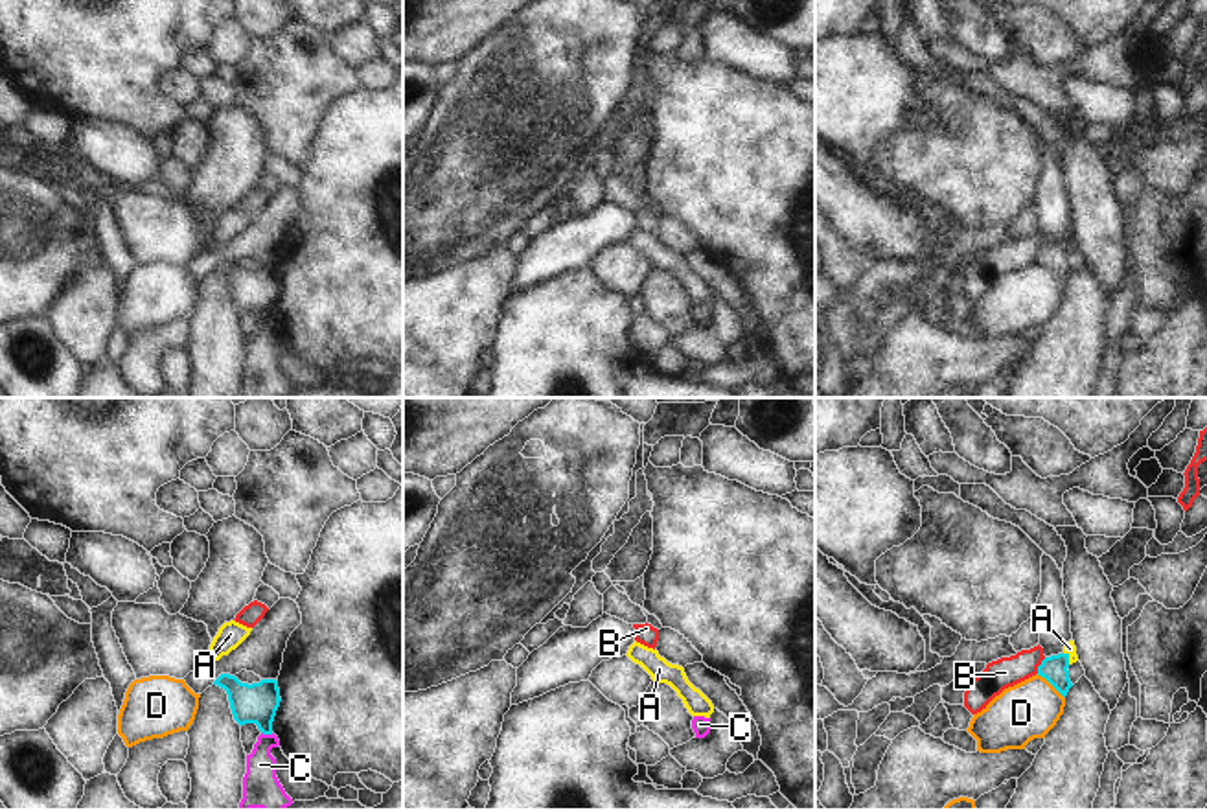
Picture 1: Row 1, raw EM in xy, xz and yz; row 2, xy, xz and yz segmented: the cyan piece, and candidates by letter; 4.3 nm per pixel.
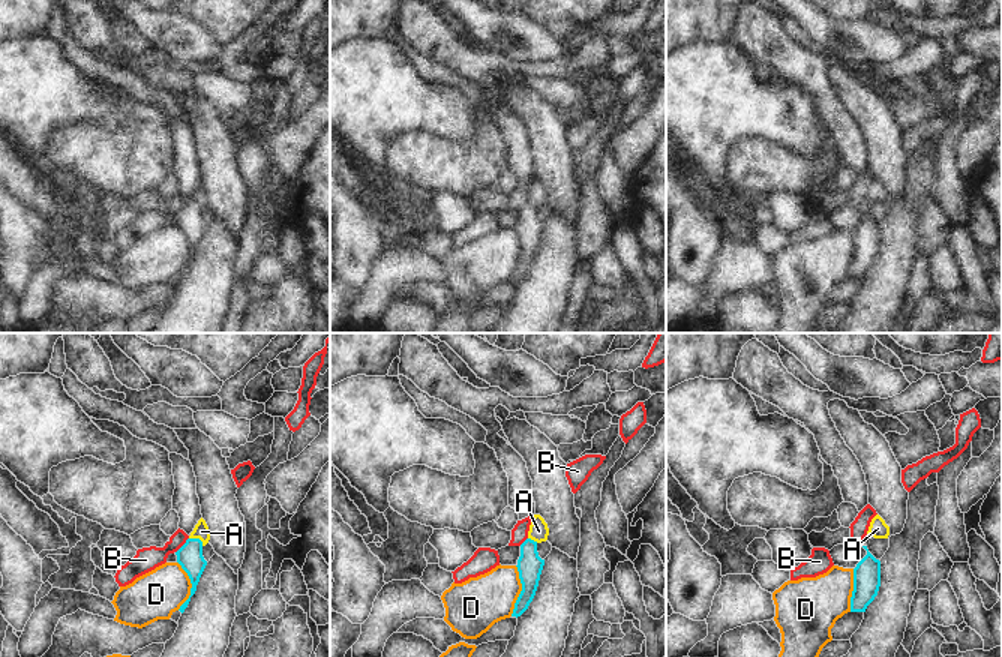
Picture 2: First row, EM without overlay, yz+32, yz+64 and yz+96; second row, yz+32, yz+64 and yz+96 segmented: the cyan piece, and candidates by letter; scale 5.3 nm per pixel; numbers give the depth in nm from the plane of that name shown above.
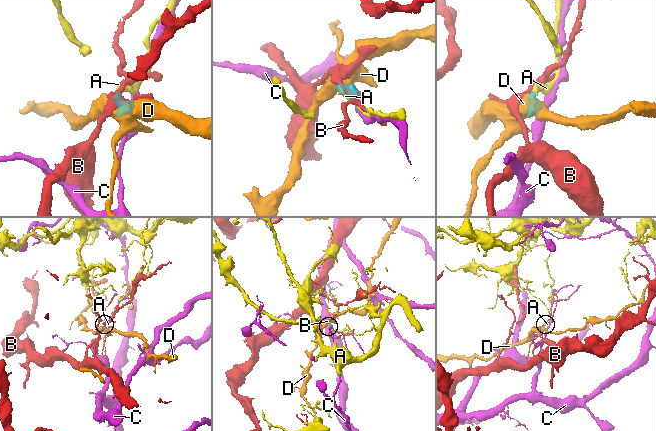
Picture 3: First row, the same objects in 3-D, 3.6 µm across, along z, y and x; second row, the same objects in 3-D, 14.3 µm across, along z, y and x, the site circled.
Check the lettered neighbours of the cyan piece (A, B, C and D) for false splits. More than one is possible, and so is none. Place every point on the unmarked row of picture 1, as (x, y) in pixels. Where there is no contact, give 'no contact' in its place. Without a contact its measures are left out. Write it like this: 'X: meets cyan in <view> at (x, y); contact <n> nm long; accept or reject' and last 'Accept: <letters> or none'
A: meets cyan in yz at (1068, 245); contact 60 nm long; accept
B: meets cyan in yz at (1040, 253); contact 80 nm long; reject
C: meets cyan in xy at (267, 321); contact 60 nm long; reject
D: meets cyan in yz at (1051, 271); contact 170 nm long; reject
Accept: A

